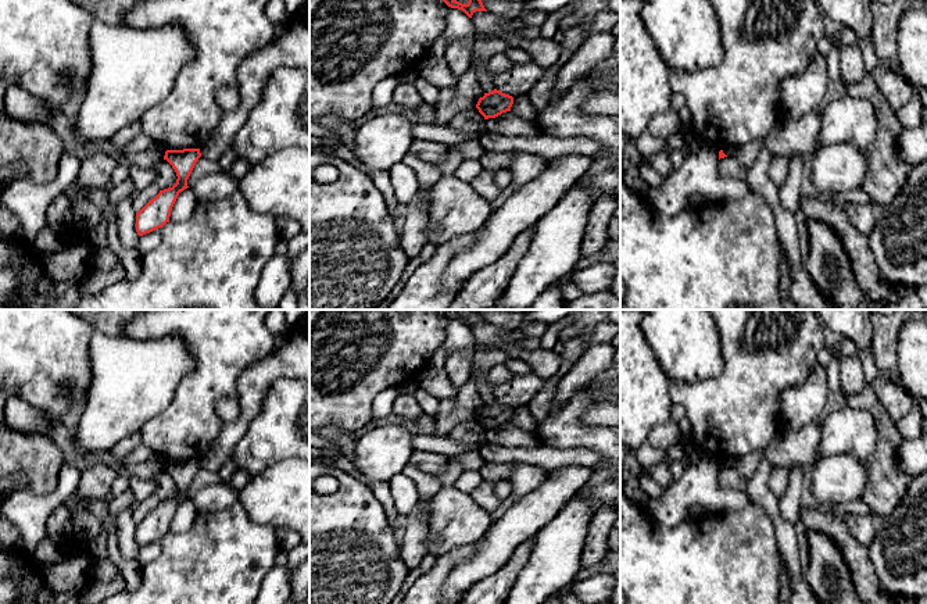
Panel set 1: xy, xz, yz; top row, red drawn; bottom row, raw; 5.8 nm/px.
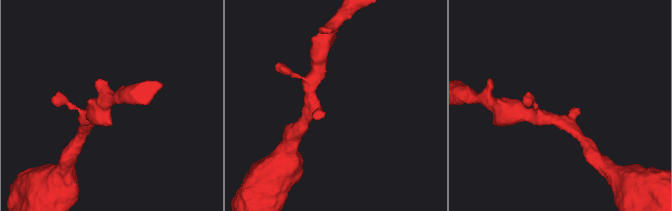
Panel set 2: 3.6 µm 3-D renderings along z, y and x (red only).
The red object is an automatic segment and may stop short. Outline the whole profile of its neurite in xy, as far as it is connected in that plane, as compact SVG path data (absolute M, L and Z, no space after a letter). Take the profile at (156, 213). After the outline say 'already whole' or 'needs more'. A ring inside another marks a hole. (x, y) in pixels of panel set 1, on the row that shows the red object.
M200 149L167 150L167 160L176 172L176 183L160 190L139 212L136 212L136 232L139 236L162 228L169 222L172 207L180 192L187 189L187 179L201 157Z; already whole

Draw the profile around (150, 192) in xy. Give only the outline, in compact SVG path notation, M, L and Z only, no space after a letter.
M154 182L146 189L143 189L135 199L133 199L133 208L139 212L150 200L153 200L160 193L158 185Z

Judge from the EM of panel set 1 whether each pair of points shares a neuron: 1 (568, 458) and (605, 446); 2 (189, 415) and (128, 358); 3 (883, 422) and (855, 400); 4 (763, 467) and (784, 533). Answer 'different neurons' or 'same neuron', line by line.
1: different neurons
2: different neurons
3: same neuron
4: same neuron

